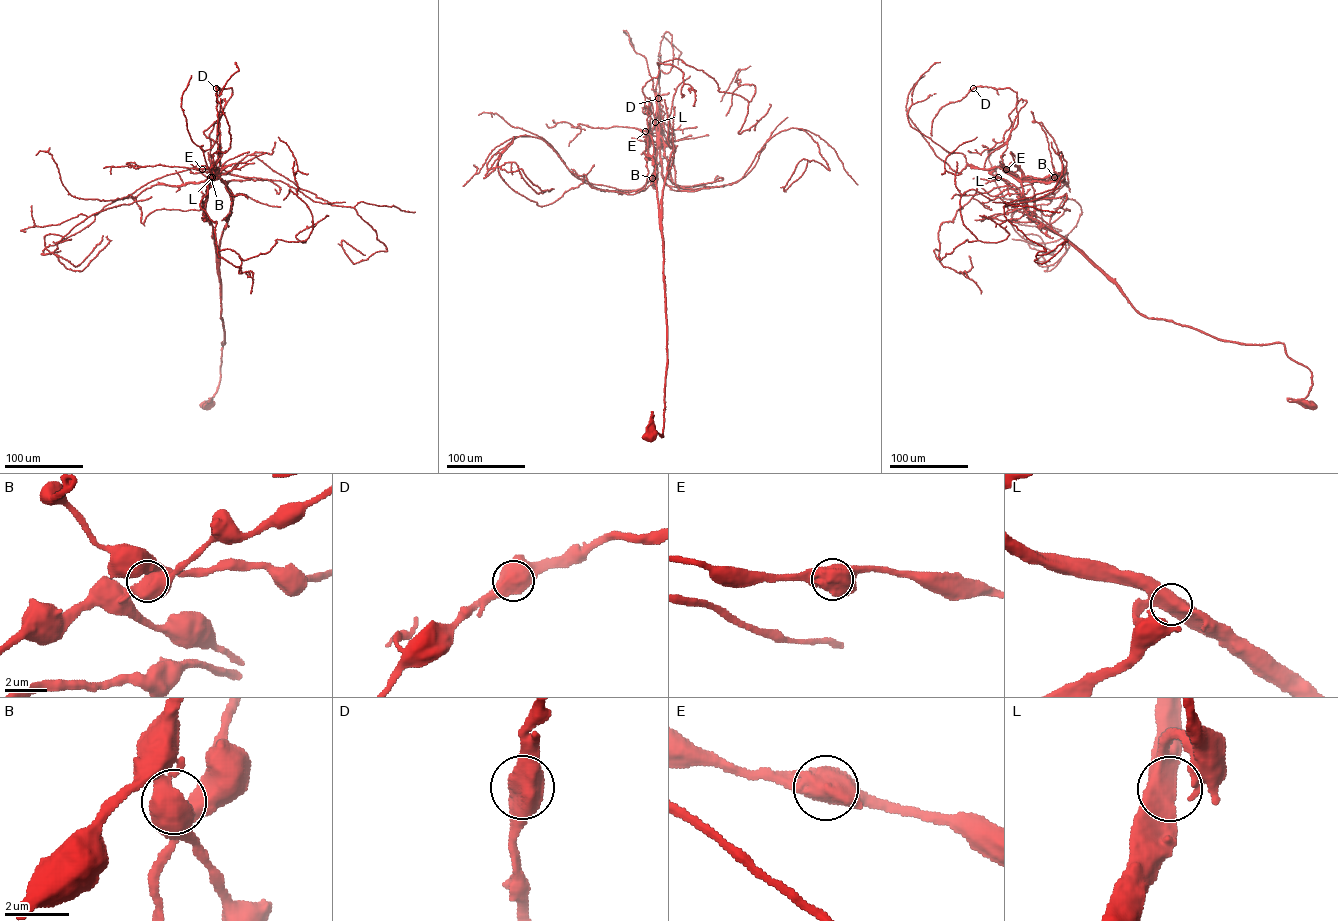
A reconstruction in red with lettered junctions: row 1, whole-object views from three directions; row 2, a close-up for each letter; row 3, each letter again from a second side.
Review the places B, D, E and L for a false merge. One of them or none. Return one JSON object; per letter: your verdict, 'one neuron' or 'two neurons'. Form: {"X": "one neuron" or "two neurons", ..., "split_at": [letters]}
{"B": "two neurons", "D": "one neuron", "E": "one neuron", "L": "one neuron", "split_at": ["B"]}

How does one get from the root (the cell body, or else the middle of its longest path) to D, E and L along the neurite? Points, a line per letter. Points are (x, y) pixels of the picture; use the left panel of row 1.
D: (206, 404), (220, 377), (224, 329), (219, 245), (232, 203), (217, 175), (218, 120), (232, 91), (216, 88)
E: (206, 404), (220, 377), (224, 329), (219, 245), (232, 201), (213, 168), (202, 169)
L: (206, 404), (219, 384), (221, 343), (224, 343), (219, 270), (213, 227), (205, 213), (207, 188), (212, 177)

